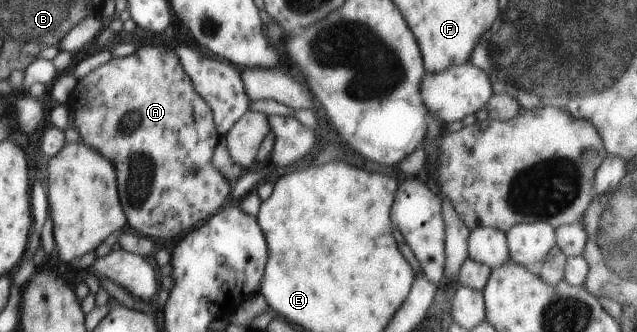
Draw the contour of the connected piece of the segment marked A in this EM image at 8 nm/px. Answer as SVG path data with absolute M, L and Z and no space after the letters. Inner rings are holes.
M142 46L128 58L112 58L77 80L66 106L71 123L80 131L81 141L113 164L122 211L135 233L156 240L176 239L215 216L228 200L233 183L212 166L214 150L220 139L212 110L196 93L172 48ZM88 92L98 98L90 102L92 114L88 112Z

